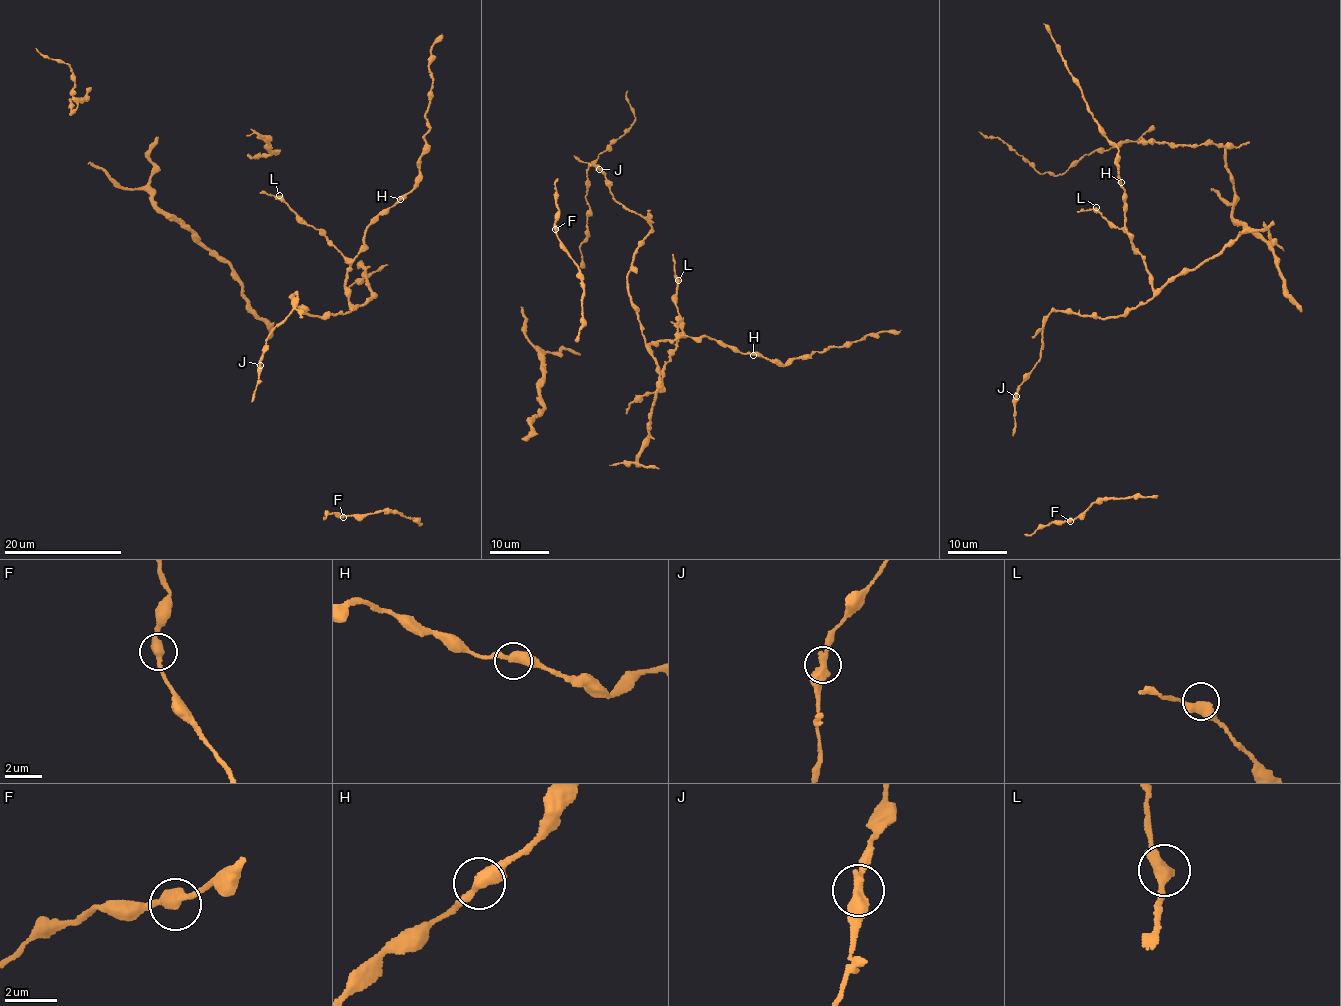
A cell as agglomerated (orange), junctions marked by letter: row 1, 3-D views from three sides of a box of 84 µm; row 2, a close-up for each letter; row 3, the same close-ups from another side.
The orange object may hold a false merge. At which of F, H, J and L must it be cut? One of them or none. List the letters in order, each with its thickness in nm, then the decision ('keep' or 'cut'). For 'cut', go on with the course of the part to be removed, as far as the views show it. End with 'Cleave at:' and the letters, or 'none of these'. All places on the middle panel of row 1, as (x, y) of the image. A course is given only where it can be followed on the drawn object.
F: 420 nm thick; keep
H: 440 nm thick; keep
J: 420 nm thick; cut; foreign part runs (599, 169), (574, 156)
L: 440 nm thick; keep
Cleave at: J

